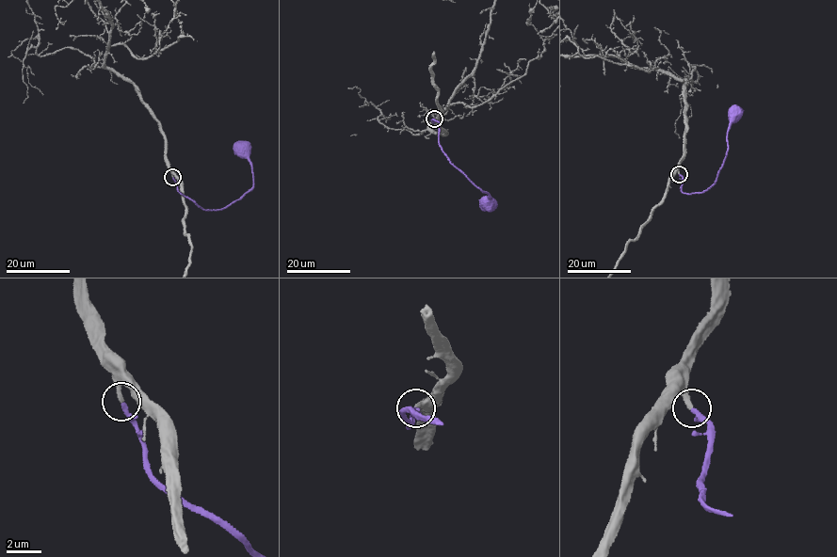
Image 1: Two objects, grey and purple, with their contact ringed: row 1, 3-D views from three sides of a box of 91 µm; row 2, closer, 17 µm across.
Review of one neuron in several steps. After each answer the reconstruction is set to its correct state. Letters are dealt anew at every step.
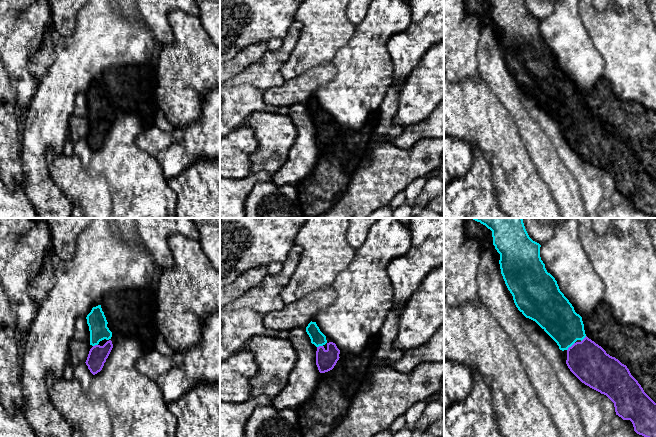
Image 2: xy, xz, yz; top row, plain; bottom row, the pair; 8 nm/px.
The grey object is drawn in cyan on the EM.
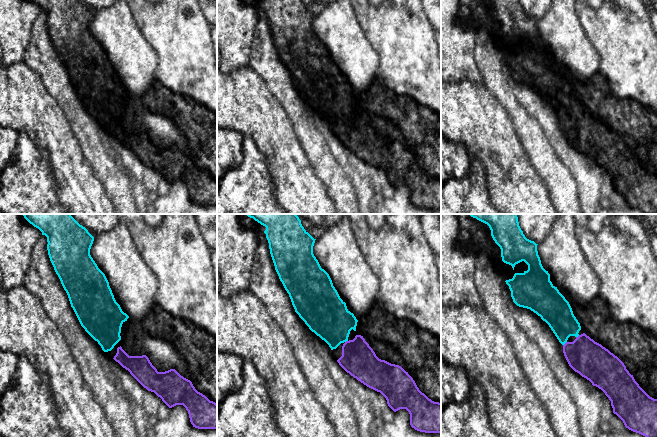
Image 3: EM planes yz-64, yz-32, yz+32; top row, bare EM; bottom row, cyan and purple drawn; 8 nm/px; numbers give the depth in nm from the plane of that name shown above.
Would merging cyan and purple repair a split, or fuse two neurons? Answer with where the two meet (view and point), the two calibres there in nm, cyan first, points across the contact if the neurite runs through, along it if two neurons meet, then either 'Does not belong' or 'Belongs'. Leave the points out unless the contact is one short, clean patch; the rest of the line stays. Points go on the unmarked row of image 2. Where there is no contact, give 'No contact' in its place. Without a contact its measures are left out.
Touches cyan at yz (570, 122). Thickness 300 nm (cyan) against 320 nm. Path across: yz (558, 94), (570, 122), (589, 138). Belongs

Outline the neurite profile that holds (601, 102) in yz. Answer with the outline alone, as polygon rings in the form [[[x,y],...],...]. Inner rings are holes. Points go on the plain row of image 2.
[[[604,77],[582,97],[586,112],[622,137],[656,179],[656,113],[640,103],[620,100]]]

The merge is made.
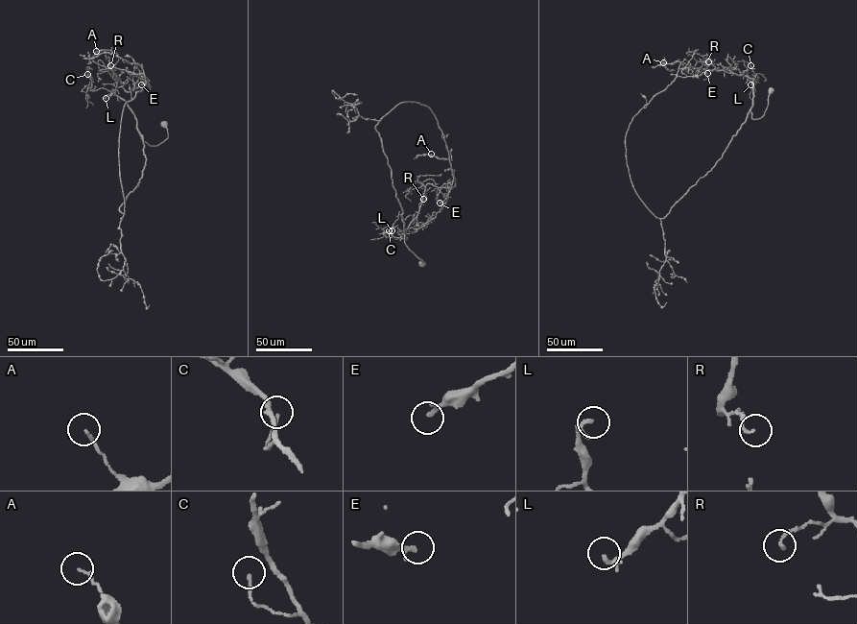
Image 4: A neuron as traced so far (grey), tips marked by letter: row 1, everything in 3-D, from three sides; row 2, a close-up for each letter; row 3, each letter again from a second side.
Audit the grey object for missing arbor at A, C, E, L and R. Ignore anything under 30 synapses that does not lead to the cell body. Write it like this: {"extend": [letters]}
{"extend": ["E"]}

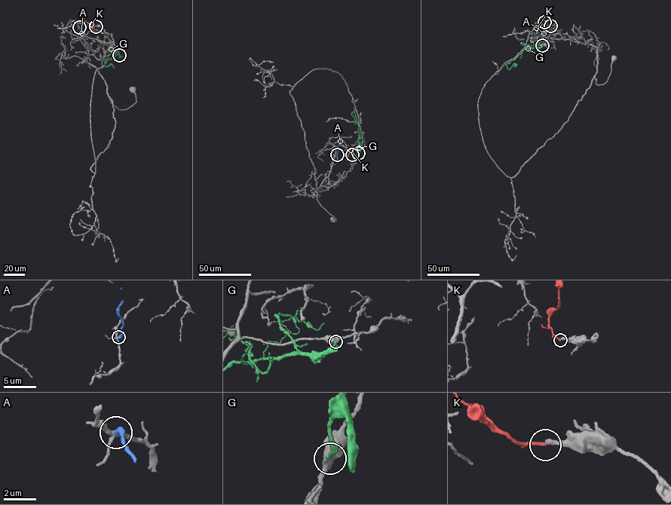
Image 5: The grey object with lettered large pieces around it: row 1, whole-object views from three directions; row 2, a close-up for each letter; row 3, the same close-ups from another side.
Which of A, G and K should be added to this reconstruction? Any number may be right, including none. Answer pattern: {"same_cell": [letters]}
{"same_cell": []}

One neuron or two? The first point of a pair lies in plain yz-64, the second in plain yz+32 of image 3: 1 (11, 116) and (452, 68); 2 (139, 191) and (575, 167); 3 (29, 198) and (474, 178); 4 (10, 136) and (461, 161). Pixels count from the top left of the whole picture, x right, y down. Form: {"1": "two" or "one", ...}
{"1": "two", "2": "one", "3": "one", "4": "one"}

